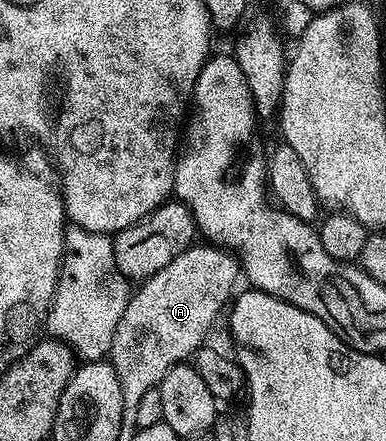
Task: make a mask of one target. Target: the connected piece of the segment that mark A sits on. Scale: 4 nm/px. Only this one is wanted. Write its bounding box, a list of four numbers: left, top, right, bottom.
[109,243,241,414]

